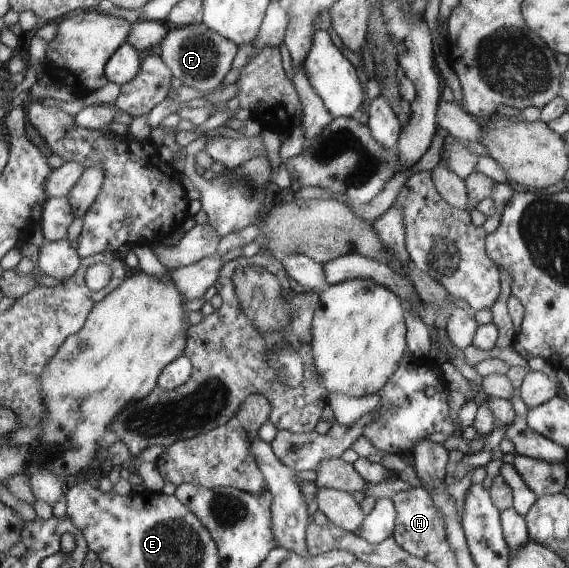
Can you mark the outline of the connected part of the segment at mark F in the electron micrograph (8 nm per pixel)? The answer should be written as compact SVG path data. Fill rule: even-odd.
M197 21L183 28L169 27L167 38L164 38L160 46L160 57L171 74L182 82L182 85L206 94L222 85L226 74L233 69L232 64L238 48L230 40Z

